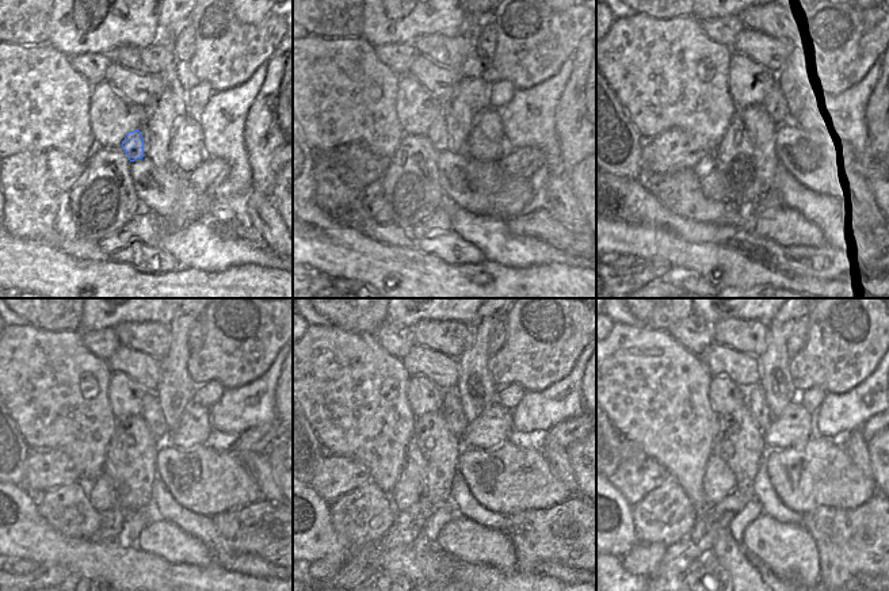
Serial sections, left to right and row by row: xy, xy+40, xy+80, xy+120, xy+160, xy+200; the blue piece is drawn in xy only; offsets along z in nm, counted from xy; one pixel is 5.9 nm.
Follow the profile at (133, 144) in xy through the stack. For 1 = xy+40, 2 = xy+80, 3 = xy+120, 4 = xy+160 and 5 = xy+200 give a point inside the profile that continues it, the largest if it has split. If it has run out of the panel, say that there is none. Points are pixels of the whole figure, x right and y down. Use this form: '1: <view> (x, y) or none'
1: xy+40 (438, 132)
2: xy+80 (760, 128)
3: xy+120 (151, 412)
4: xy+160 (453, 412)
5: xy+200 (755, 401)

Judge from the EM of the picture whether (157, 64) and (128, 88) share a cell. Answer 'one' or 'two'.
two

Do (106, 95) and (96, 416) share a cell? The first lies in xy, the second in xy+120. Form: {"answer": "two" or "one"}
{"answer": "two"}

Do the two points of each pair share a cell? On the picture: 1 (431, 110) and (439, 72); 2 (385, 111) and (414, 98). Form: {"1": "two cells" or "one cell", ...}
{"1": "one cell", "2": "two cells"}

